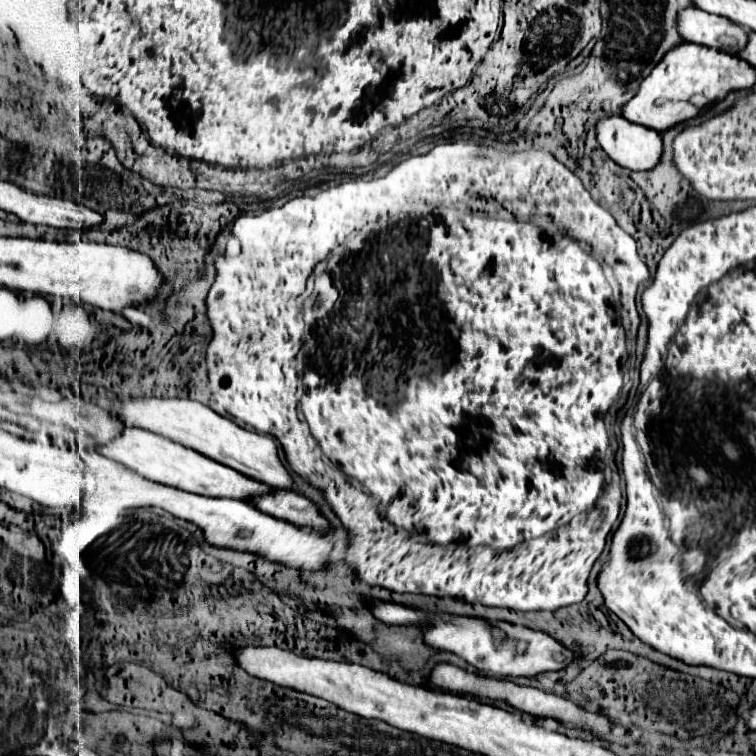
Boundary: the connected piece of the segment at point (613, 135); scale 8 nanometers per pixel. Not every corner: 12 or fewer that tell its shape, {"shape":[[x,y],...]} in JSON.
{"shape":[[624,117],[598,121],[598,143],[618,165],[660,163],[662,135]]}

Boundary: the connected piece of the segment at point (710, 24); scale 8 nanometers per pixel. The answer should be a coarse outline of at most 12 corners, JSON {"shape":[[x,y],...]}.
{"shape":[[700,9],[678,15],[686,41],[722,49],[720,35],[748,41],[744,27]]}

